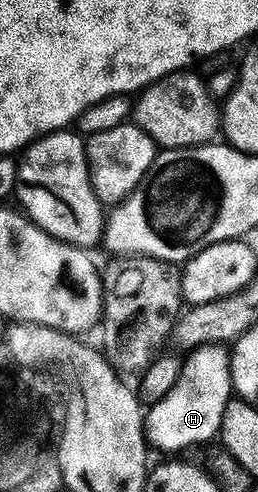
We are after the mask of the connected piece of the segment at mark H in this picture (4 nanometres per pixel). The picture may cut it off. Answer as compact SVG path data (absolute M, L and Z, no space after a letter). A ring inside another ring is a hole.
M216 346L211 350L196 350L175 387L146 412L146 439L153 449L168 454L180 454L183 448L208 444L219 437L226 406L234 398L232 387L232 357L229 349Z

